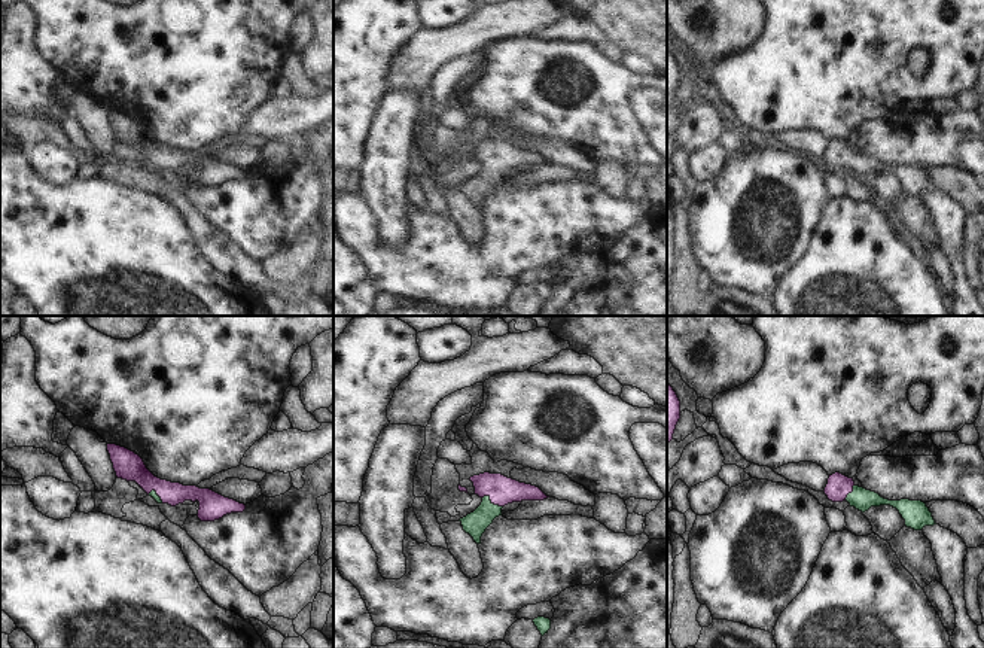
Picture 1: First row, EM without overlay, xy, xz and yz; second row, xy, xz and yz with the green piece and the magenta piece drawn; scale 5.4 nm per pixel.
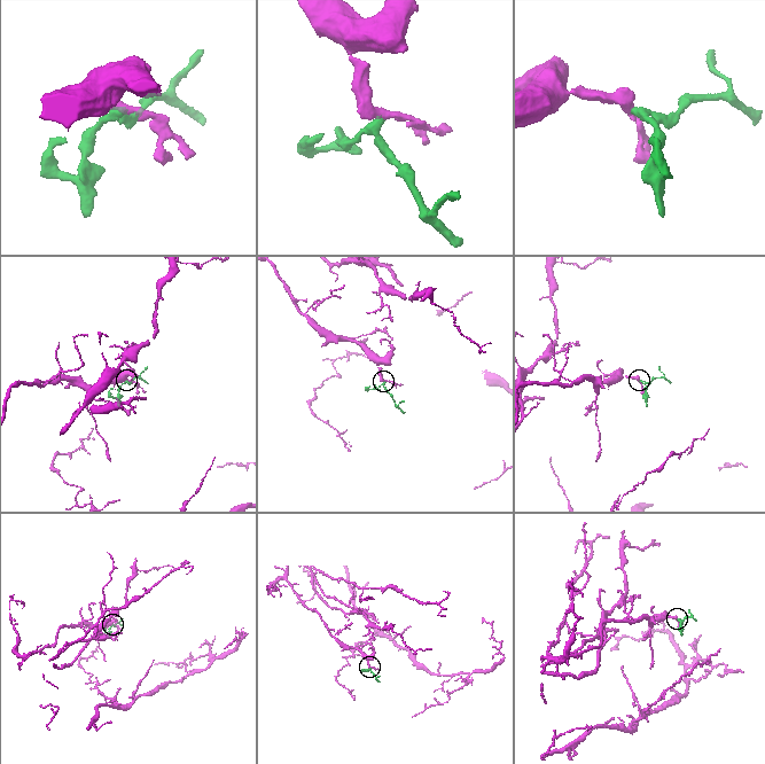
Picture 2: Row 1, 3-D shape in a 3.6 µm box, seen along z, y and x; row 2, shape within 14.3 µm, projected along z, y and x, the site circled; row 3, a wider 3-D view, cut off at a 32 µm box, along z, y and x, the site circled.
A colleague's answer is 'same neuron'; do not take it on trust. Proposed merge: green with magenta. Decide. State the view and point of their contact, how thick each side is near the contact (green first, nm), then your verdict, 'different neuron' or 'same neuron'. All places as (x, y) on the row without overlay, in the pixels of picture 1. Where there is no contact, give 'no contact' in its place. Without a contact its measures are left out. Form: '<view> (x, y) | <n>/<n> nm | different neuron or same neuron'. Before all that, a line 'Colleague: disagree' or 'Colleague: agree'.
Colleague: agree
xz (493, 170) | 130/160 nm | same neuron

